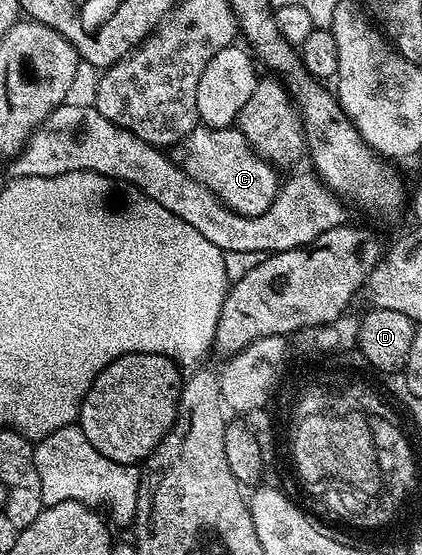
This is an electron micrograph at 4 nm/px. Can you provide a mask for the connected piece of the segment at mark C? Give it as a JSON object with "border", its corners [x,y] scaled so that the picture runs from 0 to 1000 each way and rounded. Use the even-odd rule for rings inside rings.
{"border":[[[474,223],[434,256],[410,265],[408,285],[464,332],[479,332],[569,389],[616,389],[645,375],[664,333],[661,308],[609,277],[562,231],[526,232]]]}

